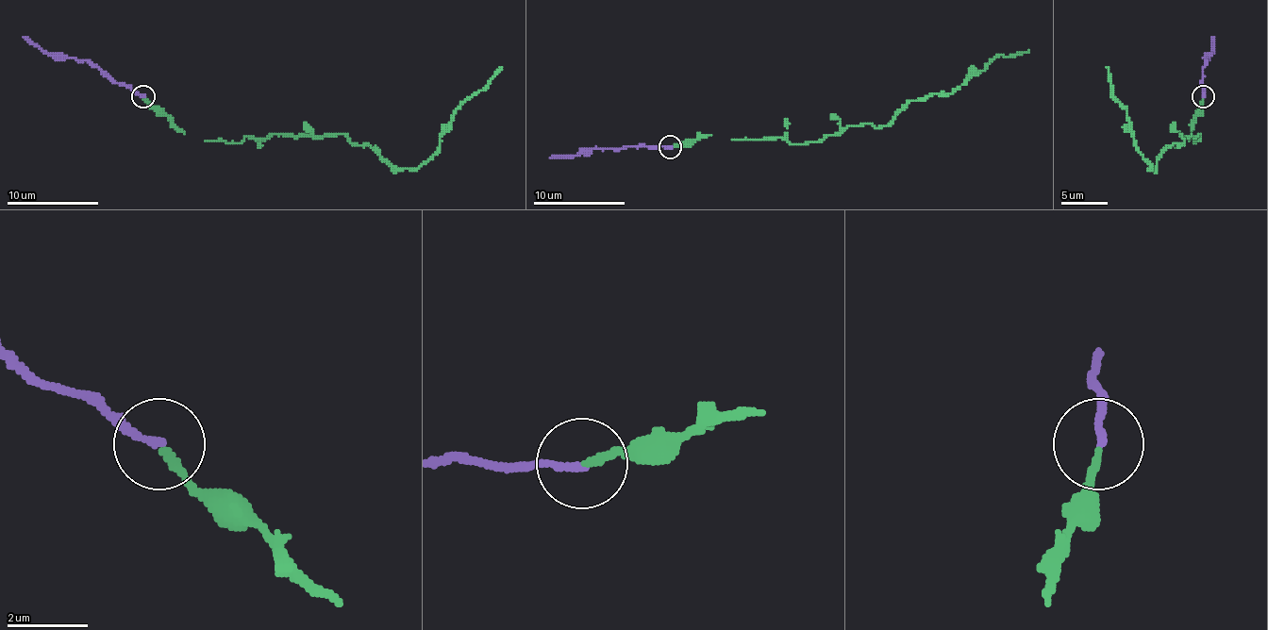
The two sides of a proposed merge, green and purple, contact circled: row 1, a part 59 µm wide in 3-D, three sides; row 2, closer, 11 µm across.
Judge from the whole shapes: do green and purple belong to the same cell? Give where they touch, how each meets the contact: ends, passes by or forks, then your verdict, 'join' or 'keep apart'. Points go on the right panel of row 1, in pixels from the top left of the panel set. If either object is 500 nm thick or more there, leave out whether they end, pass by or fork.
place (1203, 96); green ends; purple ends; keep apart

